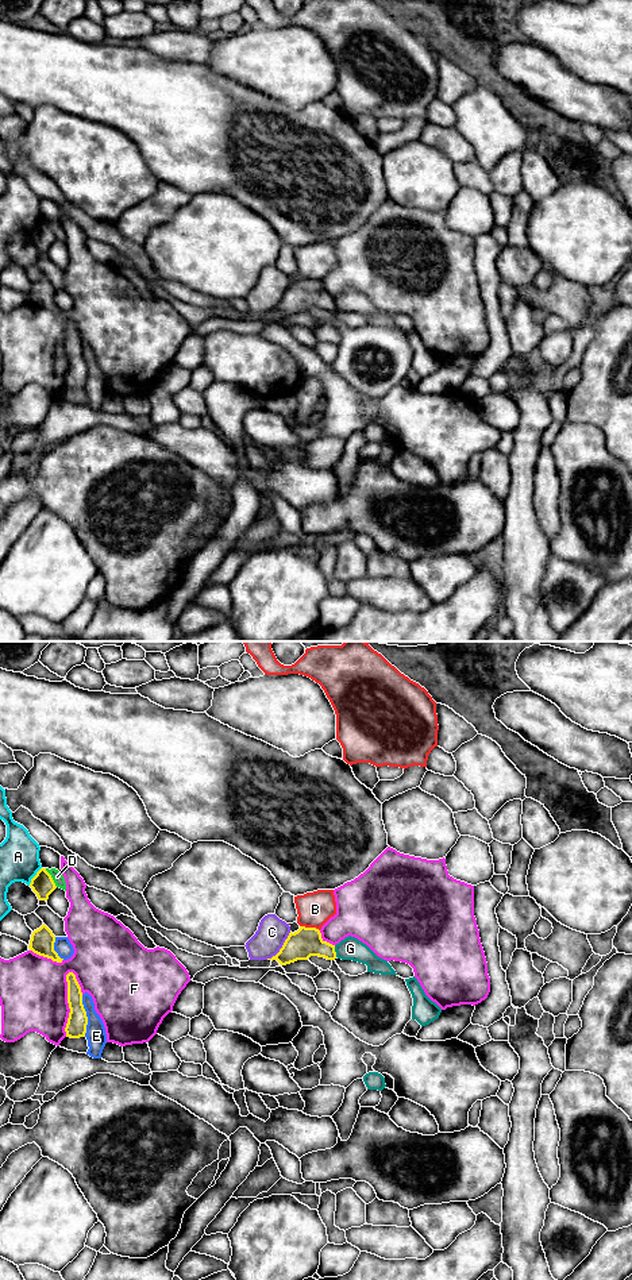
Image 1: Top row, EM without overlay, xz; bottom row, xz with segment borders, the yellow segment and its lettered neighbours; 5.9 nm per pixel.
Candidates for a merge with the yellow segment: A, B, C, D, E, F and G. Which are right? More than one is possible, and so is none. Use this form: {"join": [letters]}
{"join": []}

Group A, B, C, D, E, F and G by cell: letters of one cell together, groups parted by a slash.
A / B / C / D / E / F / G

